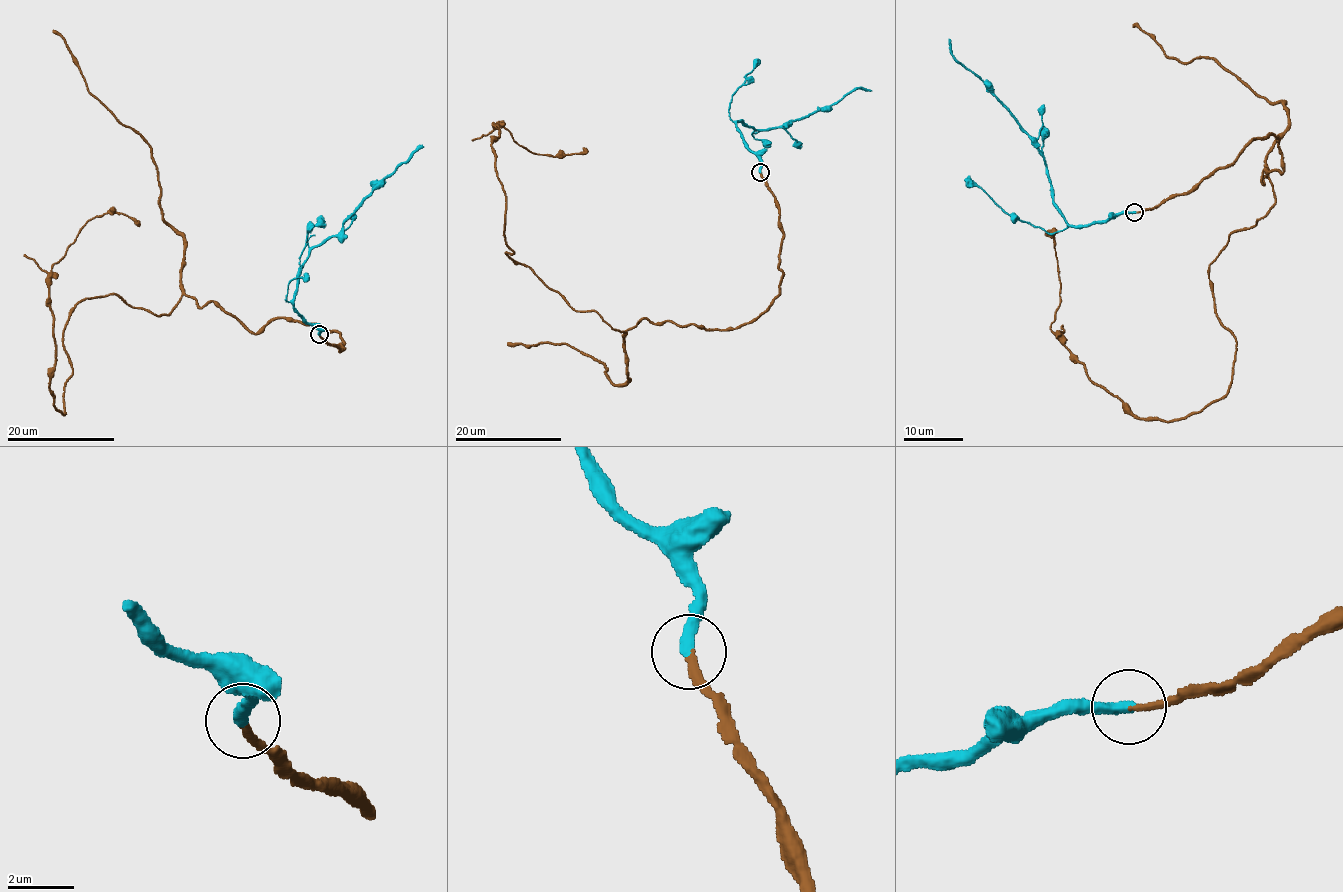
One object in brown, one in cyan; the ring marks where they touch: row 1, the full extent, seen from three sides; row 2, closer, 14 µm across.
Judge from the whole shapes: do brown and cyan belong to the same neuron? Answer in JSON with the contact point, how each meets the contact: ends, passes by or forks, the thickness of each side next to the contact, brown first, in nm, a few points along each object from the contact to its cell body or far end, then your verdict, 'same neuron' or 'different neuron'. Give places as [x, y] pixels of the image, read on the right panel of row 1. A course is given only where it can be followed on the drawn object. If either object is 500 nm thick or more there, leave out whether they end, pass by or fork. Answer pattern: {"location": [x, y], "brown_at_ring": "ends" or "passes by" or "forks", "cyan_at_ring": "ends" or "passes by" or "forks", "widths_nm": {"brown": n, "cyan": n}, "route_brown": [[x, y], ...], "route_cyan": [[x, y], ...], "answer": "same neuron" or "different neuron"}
{"location": [1134, 212], "brown_at_ring": "ends", "cyan_at_ring": "ends", "widths_nm": {"brown": 220, "cyan": 380}, "route_brown": [[1135, 212], [1278, 142], [1274, 202], [1210, 266], [1231, 386], [1182, 419], [1138, 419], [1057, 335], [1055, 231]], "route_cyan": [[1135, 212], [1079, 226], [1067, 222], [1053, 200], [1035, 144], [983, 80], [958, 62], [950, 39]], "answer": "same neuron"}

